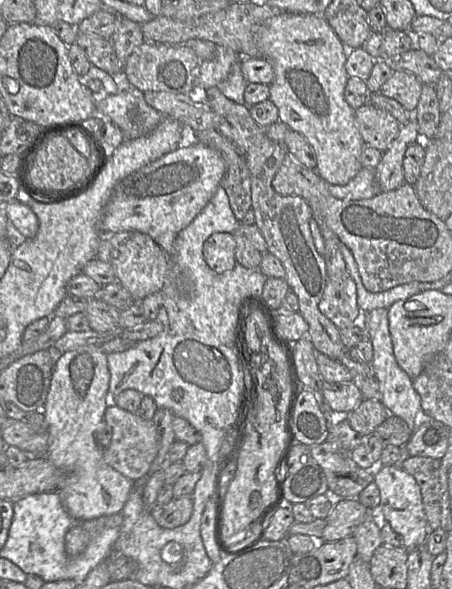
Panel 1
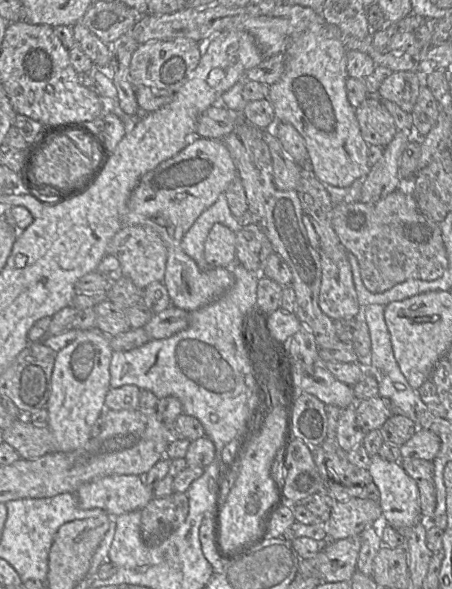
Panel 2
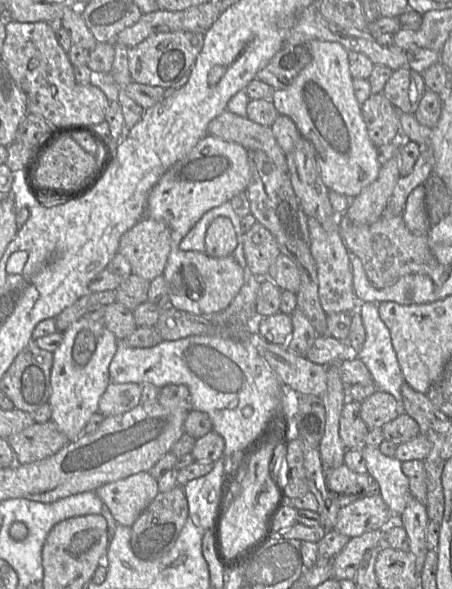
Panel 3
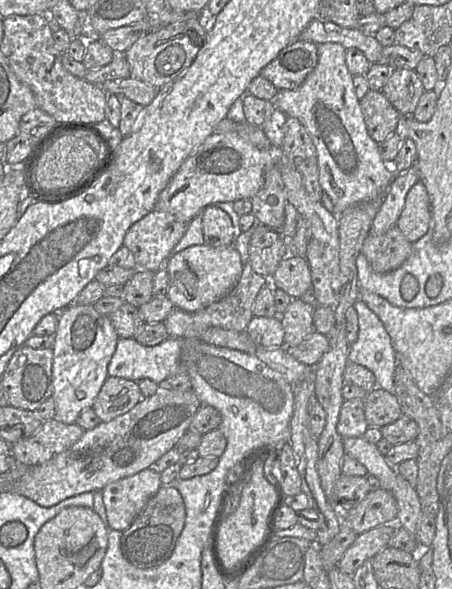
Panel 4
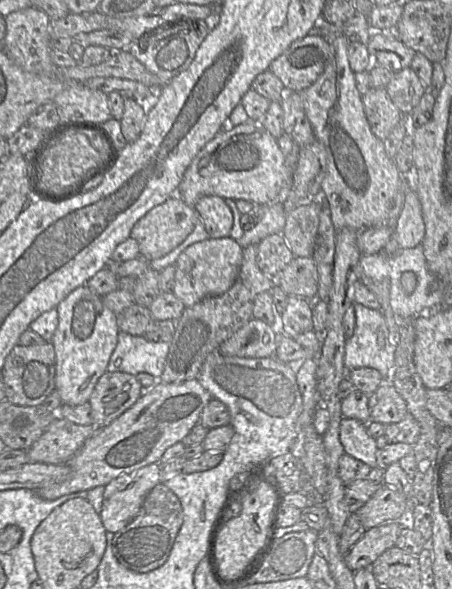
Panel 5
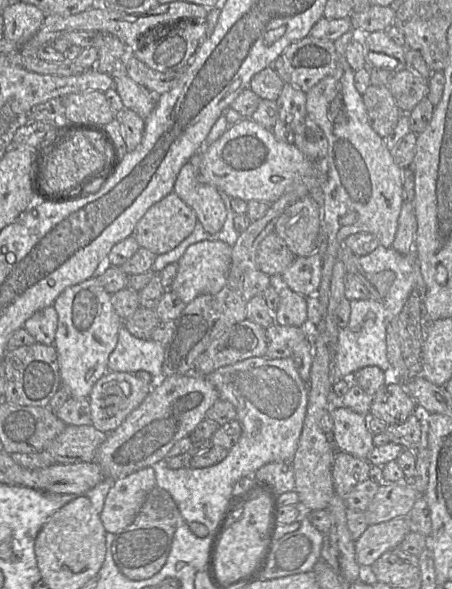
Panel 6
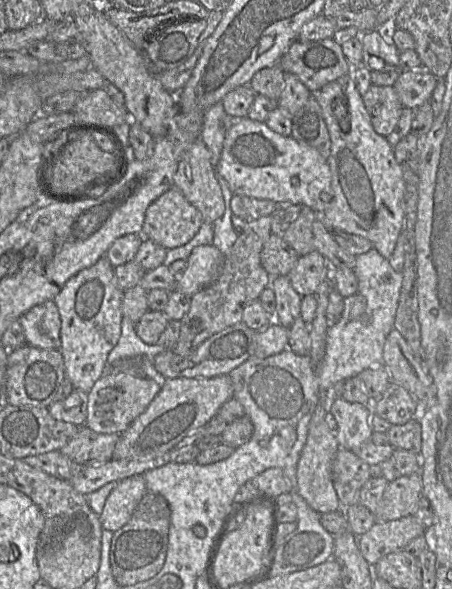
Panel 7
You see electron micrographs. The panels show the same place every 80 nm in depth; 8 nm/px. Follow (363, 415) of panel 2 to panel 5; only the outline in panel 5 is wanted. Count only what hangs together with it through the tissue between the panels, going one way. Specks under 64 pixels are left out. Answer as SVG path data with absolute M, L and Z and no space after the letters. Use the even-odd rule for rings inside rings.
M383 382L369 395L368 407L370 420L384 425L398 423L408 415L405 400L388 382Z

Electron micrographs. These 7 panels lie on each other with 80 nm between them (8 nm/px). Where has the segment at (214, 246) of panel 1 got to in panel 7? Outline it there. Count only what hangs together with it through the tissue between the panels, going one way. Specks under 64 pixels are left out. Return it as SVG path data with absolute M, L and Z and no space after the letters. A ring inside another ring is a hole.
M201 138L182 156L174 174L174 187L202 214L205 223L214 223L225 212L225 202L212 155Z

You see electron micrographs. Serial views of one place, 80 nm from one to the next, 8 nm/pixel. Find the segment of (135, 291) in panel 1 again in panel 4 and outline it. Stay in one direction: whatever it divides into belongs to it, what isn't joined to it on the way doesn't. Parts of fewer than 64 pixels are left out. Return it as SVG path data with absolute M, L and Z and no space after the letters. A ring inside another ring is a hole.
M153 210L130 227L123 246L133 253L138 269L157 272L188 224L169 212Z

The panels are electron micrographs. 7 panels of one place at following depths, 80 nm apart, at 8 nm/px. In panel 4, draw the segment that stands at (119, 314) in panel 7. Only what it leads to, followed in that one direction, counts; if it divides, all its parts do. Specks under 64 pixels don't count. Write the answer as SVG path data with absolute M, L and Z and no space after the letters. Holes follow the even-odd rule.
M70 305L59 312L52 365L52 398L55 419L74 424L80 412L92 407L108 375L108 365L116 350L119 335L108 315L99 314L93 305Z

